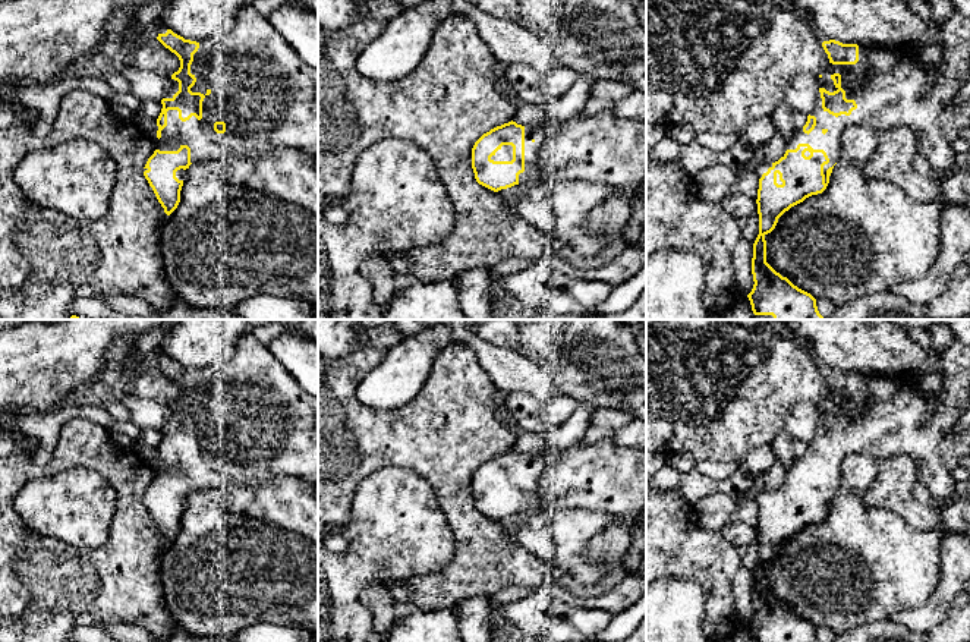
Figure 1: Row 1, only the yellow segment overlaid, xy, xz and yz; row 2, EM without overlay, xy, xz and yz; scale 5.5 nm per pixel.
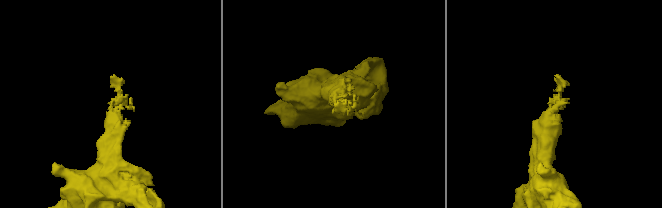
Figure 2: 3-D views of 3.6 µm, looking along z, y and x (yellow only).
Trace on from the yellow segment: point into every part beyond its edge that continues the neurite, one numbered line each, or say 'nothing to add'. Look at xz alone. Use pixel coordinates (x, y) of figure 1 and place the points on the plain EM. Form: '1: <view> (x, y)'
1: xz (506, 481)

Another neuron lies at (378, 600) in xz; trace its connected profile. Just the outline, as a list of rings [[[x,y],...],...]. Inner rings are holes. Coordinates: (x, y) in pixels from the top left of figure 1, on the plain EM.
[[[374,585],[365,589],[360,598],[374,616],[375,632],[380,636],[387,635],[397,620],[390,589],[385,585]]]

